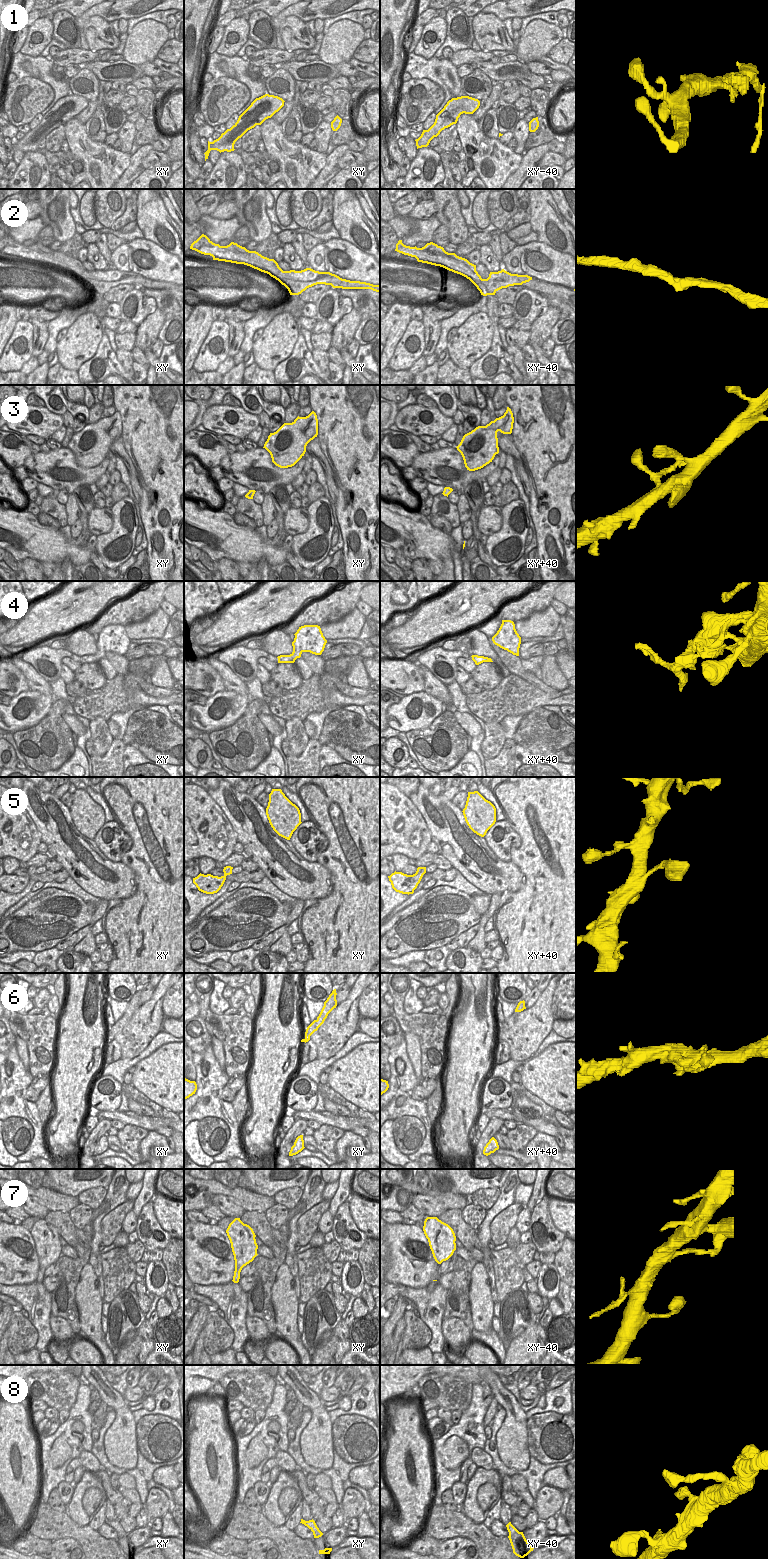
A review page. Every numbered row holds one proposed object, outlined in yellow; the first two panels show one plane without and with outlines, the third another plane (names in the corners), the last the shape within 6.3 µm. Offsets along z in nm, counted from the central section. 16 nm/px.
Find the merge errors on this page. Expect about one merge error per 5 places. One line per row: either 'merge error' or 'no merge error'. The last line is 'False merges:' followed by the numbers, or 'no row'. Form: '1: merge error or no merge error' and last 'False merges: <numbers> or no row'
1: no merge error
2: no merge error
3: no merge error
4: no merge error
5: no merge error
6: no merge error
7: no merge error
8: no merge error
False merges: no row

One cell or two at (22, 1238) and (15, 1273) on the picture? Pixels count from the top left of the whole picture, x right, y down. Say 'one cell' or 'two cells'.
one cell

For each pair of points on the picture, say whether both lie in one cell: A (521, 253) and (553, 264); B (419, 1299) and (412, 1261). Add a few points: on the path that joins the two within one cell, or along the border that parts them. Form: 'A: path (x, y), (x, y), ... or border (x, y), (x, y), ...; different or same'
A: path (524, 262), (526, 264), (544, 264); same
B: border (398, 1284), (425, 1288); different

